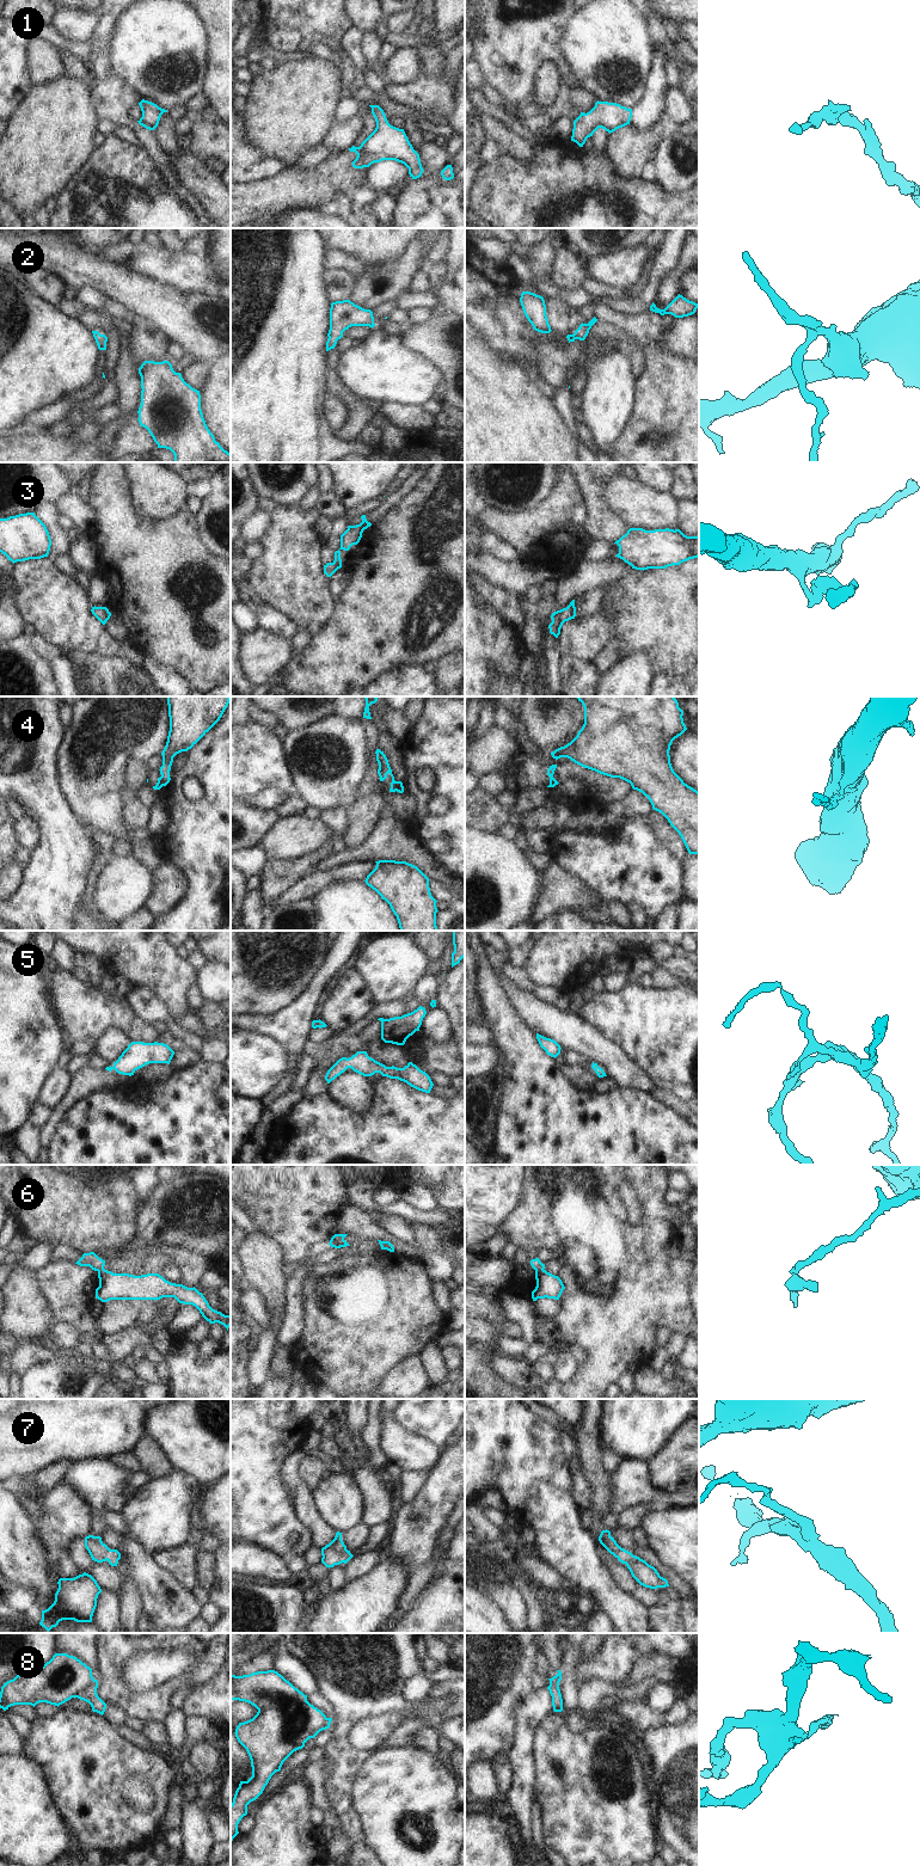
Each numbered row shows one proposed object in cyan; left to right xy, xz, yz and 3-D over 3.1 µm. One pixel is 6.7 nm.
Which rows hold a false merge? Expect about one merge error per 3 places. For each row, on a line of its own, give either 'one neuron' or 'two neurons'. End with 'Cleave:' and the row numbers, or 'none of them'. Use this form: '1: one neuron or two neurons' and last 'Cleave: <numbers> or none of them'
1: one neuron
2: one neuron
3: one neuron
4: two neurons
5: one neuron
6: two neurons
7: one neuron
8: two neurons
Cleave: 4, 6, 8

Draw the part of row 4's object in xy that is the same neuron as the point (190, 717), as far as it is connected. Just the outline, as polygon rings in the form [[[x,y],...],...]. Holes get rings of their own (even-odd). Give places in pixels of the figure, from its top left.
[[[167,696],[170,731],[166,745],[161,753],[161,782],[166,786],[171,778],[170,771],[173,757],[191,749],[222,717],[229,704],[229,696]]]

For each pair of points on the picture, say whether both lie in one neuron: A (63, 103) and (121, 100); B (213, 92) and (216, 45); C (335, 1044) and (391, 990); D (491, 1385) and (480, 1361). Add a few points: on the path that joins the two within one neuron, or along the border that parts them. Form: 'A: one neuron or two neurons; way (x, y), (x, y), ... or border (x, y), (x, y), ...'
A: two neurons; border (91, 85), (92, 111), (98, 120)
B: one neuron; way (216, 80), (216, 57)
C: two neurons; border (398, 1000), (378, 1005)
D: one neuron; way (485, 1379), (480, 1374), (480, 1367)

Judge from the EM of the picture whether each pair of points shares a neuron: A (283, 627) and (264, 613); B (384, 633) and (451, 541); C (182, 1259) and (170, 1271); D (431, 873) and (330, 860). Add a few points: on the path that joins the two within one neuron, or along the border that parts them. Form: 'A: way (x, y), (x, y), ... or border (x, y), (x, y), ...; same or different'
A: way (278, 624), (269, 618); same
B: way (398, 611), (445, 564); same
C: border (172, 1259), (179, 1271), (182, 1283); different
D: way (408, 851), (368, 851), (356, 854); same

